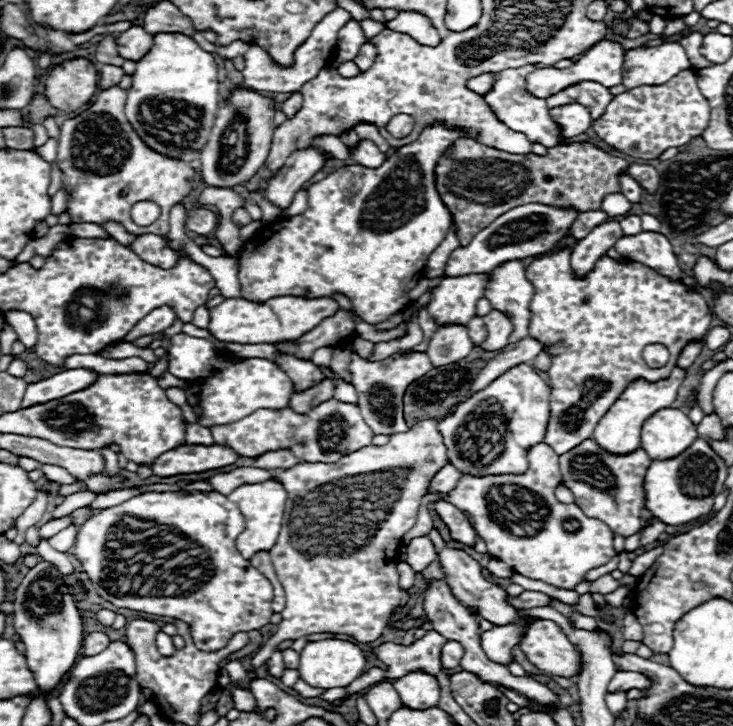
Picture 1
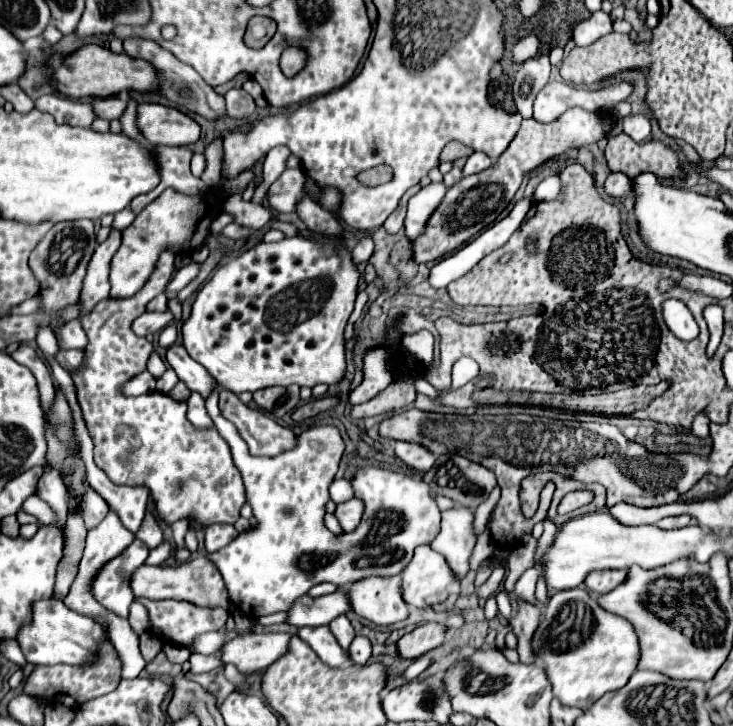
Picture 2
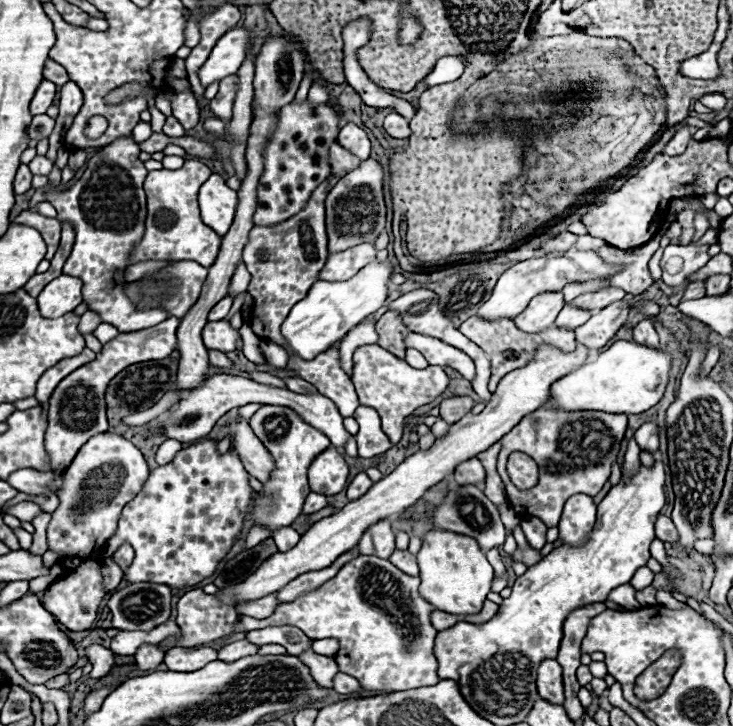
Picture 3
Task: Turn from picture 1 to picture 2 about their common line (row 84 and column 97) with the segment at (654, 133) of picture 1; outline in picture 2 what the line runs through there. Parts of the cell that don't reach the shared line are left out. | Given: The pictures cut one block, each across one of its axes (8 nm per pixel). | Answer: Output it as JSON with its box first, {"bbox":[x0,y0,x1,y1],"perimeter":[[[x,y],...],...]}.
{"bbox":[22,642,122,708],"perimeter":[[[106,642],[106,646],[102,646],[104,654],[102,658],[98,658],[98,662],[94,662],[94,666],[70,666],[70,664],[58,664],[58,666],[36,666],[32,670],[30,676],[26,676],[24,684],[22,684],[22,694],[32,696],[32,698],[42,698],[46,704],[62,704],[64,708],[78,708],[84,702],[104,696],[112,690],[116,690],[118,682],[120,682],[120,672],[122,672],[122,664],[120,664],[120,656],[114,650],[112,642]]]}

